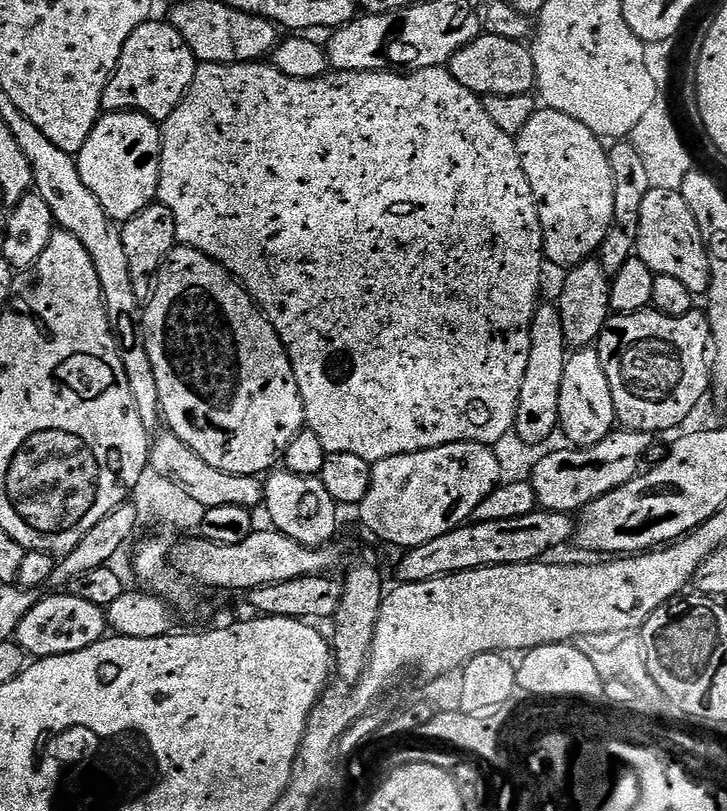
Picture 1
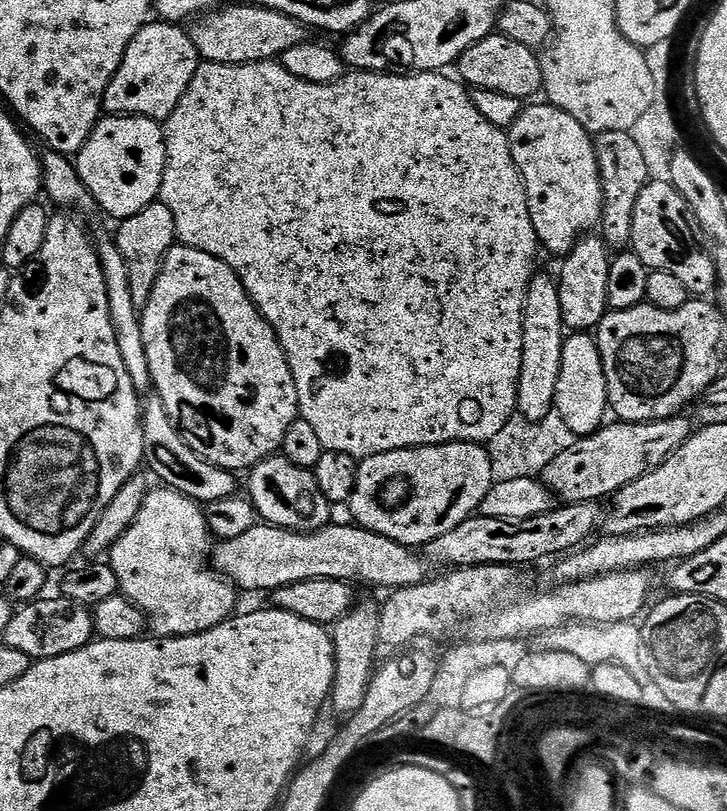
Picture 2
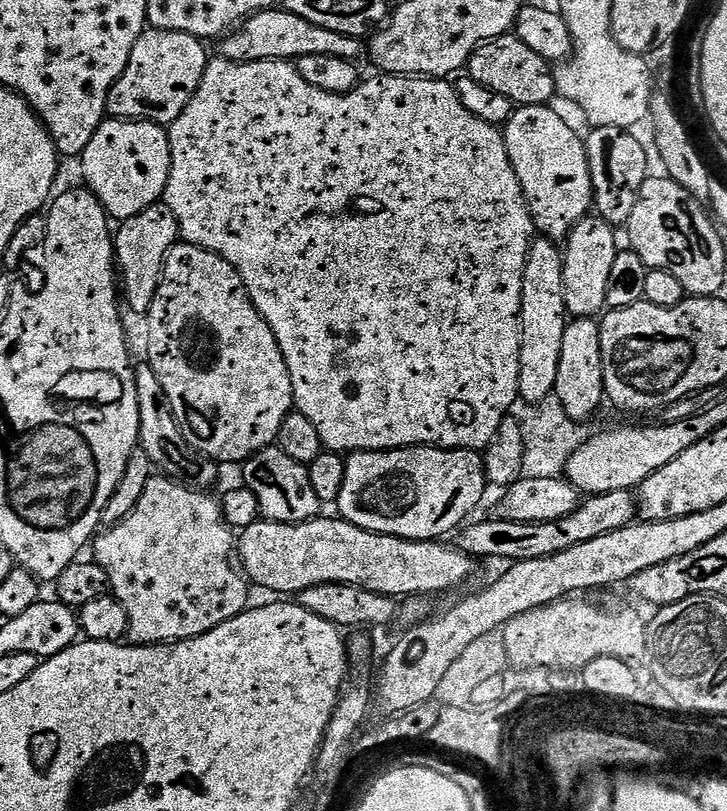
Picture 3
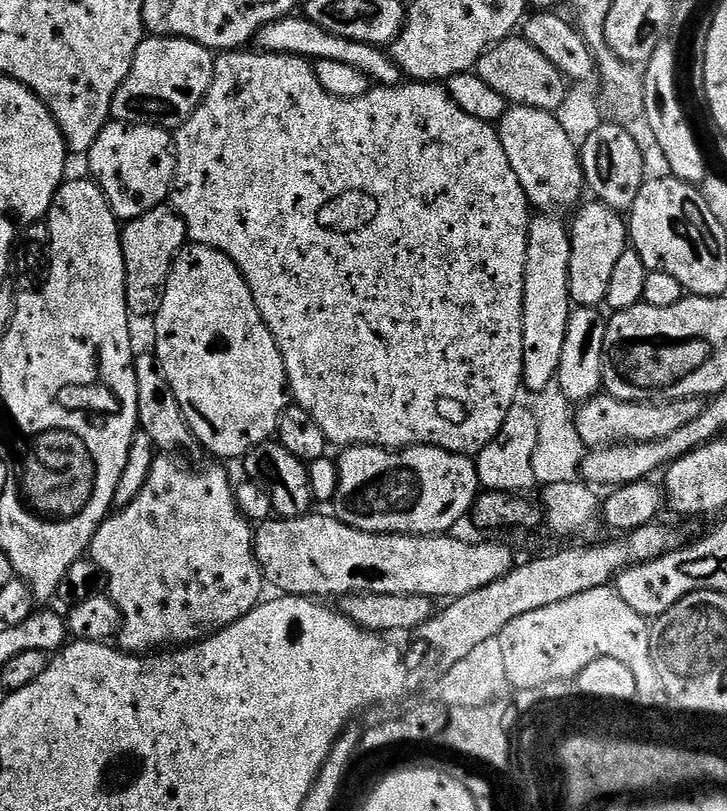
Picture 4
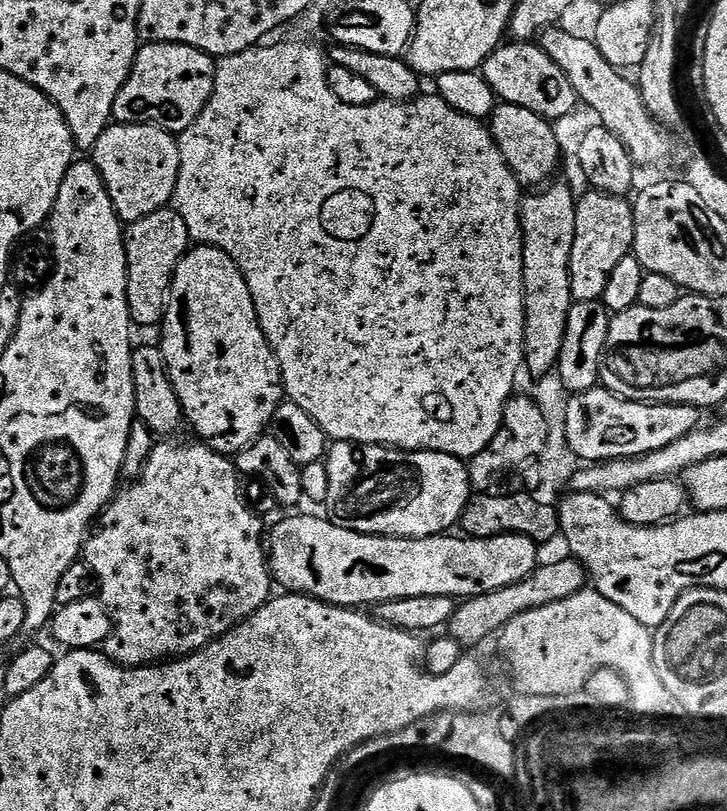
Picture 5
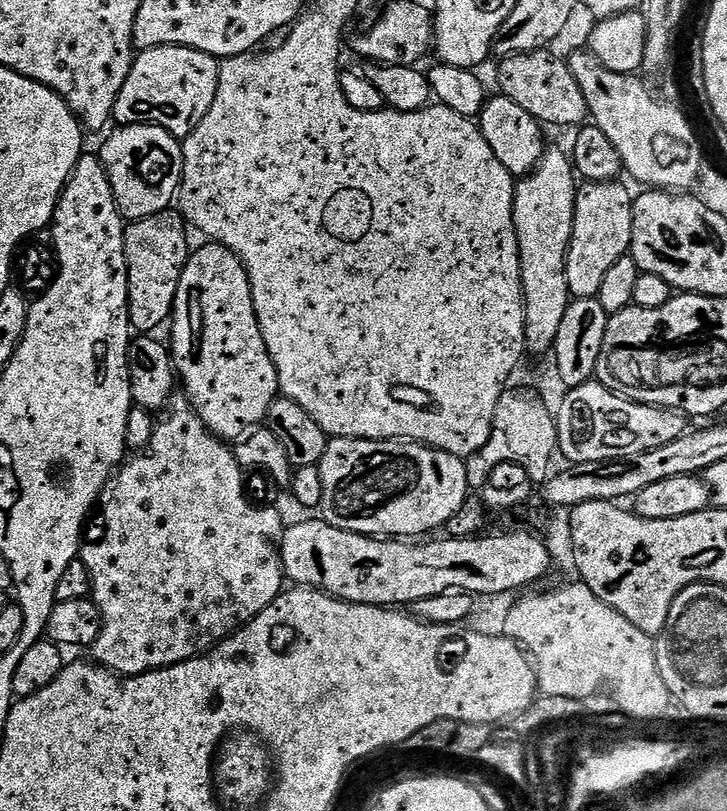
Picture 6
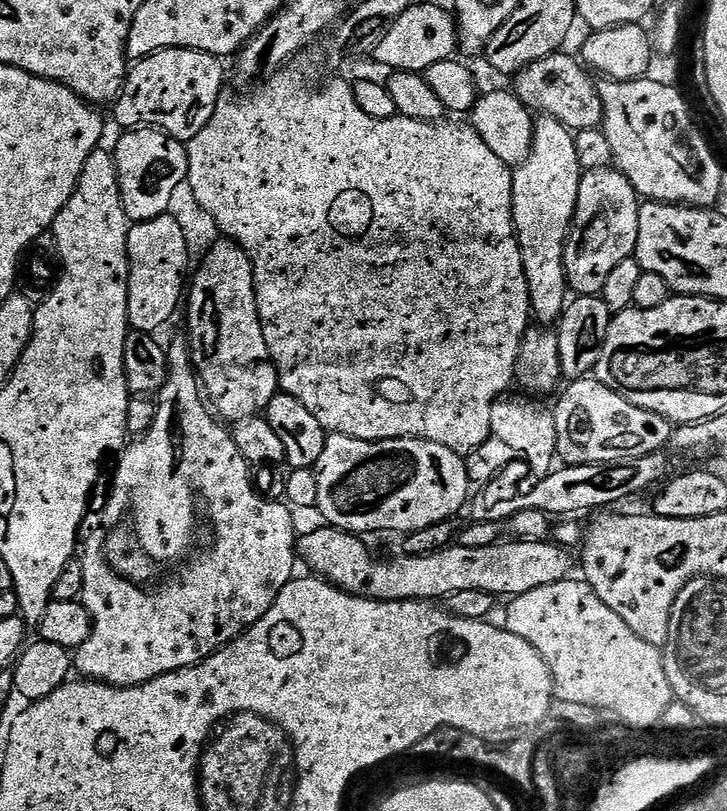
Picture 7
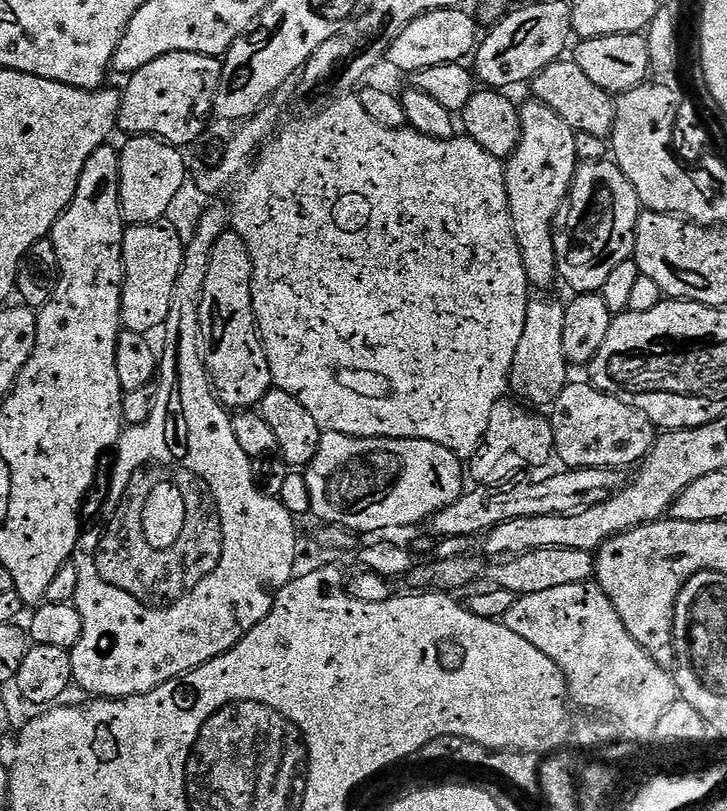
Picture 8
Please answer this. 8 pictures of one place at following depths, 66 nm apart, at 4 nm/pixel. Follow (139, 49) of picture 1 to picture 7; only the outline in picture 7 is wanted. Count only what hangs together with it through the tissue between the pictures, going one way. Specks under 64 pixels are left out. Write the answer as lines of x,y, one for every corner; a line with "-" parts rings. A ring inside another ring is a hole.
167,48
147,56
145,60
135,61
126,73
124,87
120,89
119,96
114,101
116,107
116,120
121,129
158,128
175,140
187,142
193,140
210,122
218,102
222,99
220,92
224,88
224,64
219,56
211,56
198,50
189,48

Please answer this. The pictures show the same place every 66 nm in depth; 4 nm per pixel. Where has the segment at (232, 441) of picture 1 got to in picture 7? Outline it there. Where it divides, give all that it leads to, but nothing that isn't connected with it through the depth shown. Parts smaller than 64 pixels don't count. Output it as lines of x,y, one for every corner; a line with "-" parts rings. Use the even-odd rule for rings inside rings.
219,238
208,248
200,269
195,269
186,288
186,312
188,308
188,350
192,354
192,365
200,377
202,391
215,415
224,422
248,420
261,415
269,402
278,395
276,368
272,365
270,350
262,334
262,322
256,305
256,283
254,270
246,250
227,238

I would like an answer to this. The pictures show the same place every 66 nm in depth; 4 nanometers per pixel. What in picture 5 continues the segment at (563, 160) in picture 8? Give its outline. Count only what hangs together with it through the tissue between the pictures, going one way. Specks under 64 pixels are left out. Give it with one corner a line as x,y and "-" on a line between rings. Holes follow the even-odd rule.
556,183
533,191
536,192
533,196
525,195
520,205
520,229
524,239
524,368
532,378
545,376
559,365
562,342
566,338
566,318
574,303
570,290
570,254
574,250
578,196
566,185

